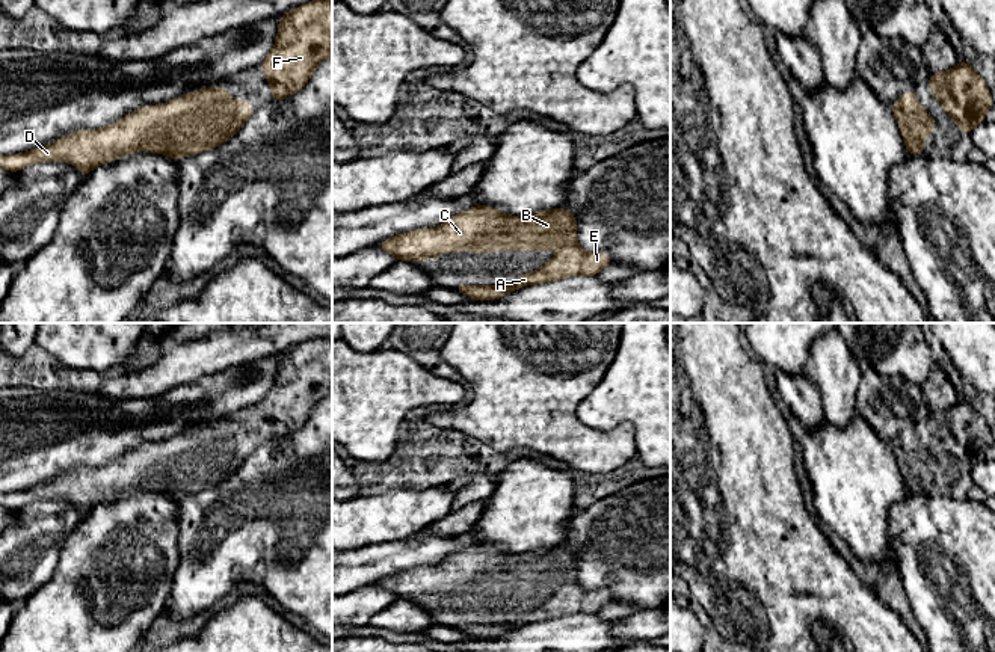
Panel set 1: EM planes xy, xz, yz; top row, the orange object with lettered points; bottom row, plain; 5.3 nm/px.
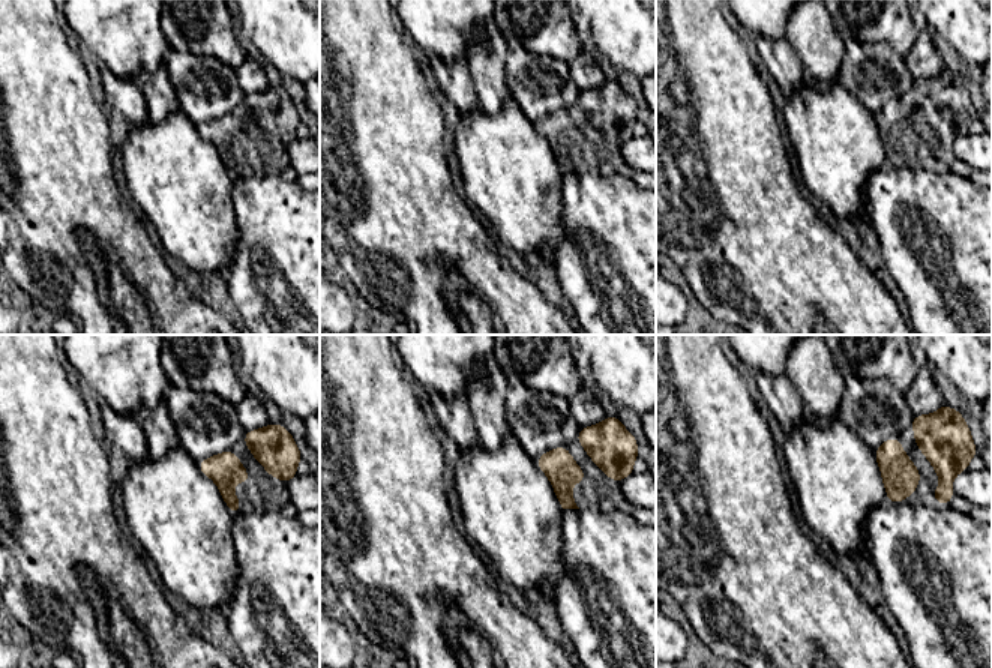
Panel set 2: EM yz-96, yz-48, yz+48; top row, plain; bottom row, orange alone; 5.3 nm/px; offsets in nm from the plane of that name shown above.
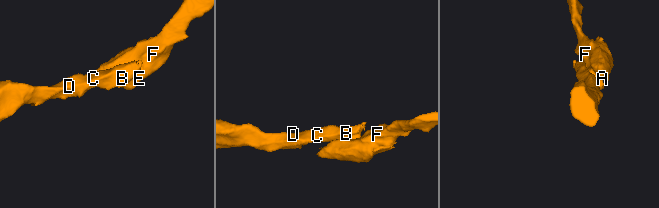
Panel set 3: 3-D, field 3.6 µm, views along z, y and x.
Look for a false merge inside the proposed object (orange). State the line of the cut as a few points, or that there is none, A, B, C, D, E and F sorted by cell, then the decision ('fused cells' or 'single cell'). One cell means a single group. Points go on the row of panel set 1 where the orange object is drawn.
cut none; groups A B C D E F; single cell

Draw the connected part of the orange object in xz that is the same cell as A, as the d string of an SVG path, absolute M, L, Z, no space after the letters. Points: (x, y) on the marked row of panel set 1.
M476 205L451 216L438 228L415 229L384 240L377 244L377 249L393 254L399 261L429 261L435 255L465 249L483 254L494 251L553 251L562 246L566 248L563 254L547 261L539 270L524 273L506 285L462 285L459 288L461 293L473 300L495 300L525 285L554 282L575 275L598 276L602 267L615 264L610 254L604 251L587 252L577 244L577 219L575 214L566 211L563 207L531 214L507 216L494 207Z

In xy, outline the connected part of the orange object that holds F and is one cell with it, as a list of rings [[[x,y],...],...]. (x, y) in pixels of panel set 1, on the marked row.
[[[332,0],[305,3],[281,15],[278,36],[269,56],[260,63],[272,89],[272,100],[281,103],[307,86],[317,65],[332,57]]]

